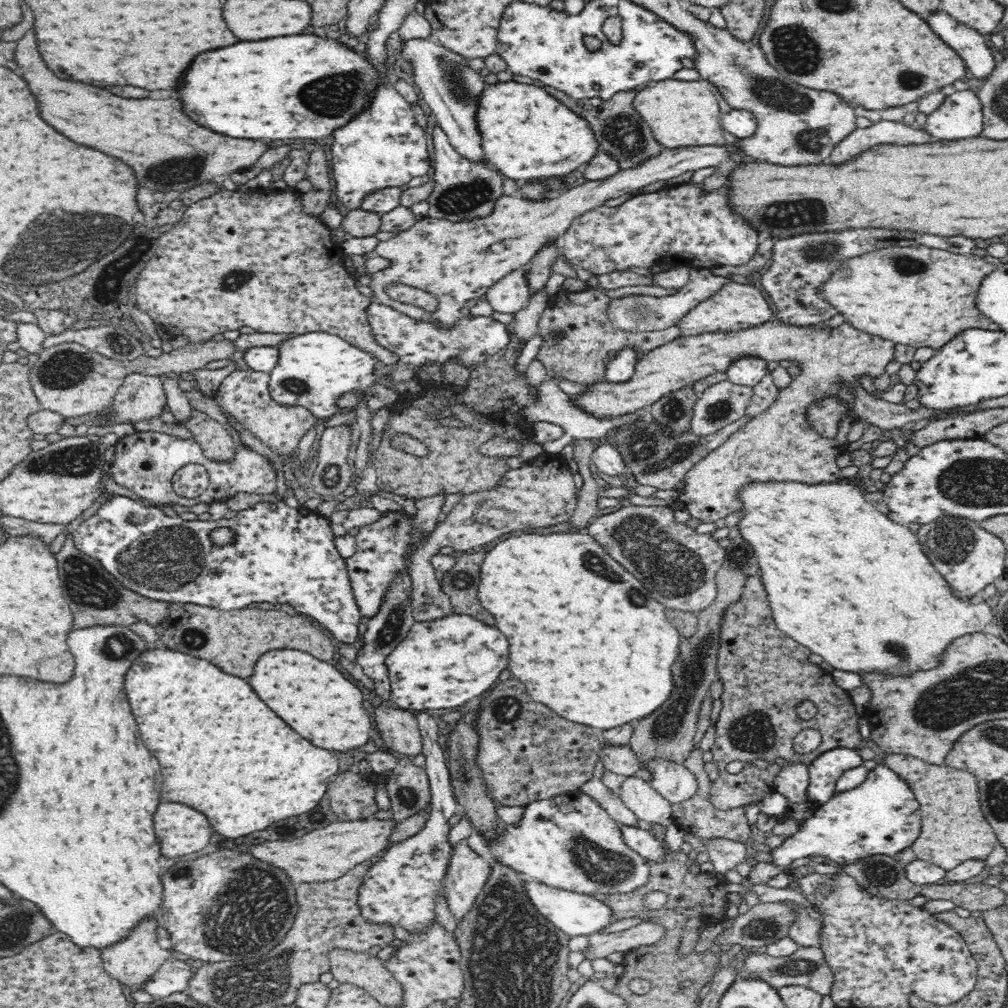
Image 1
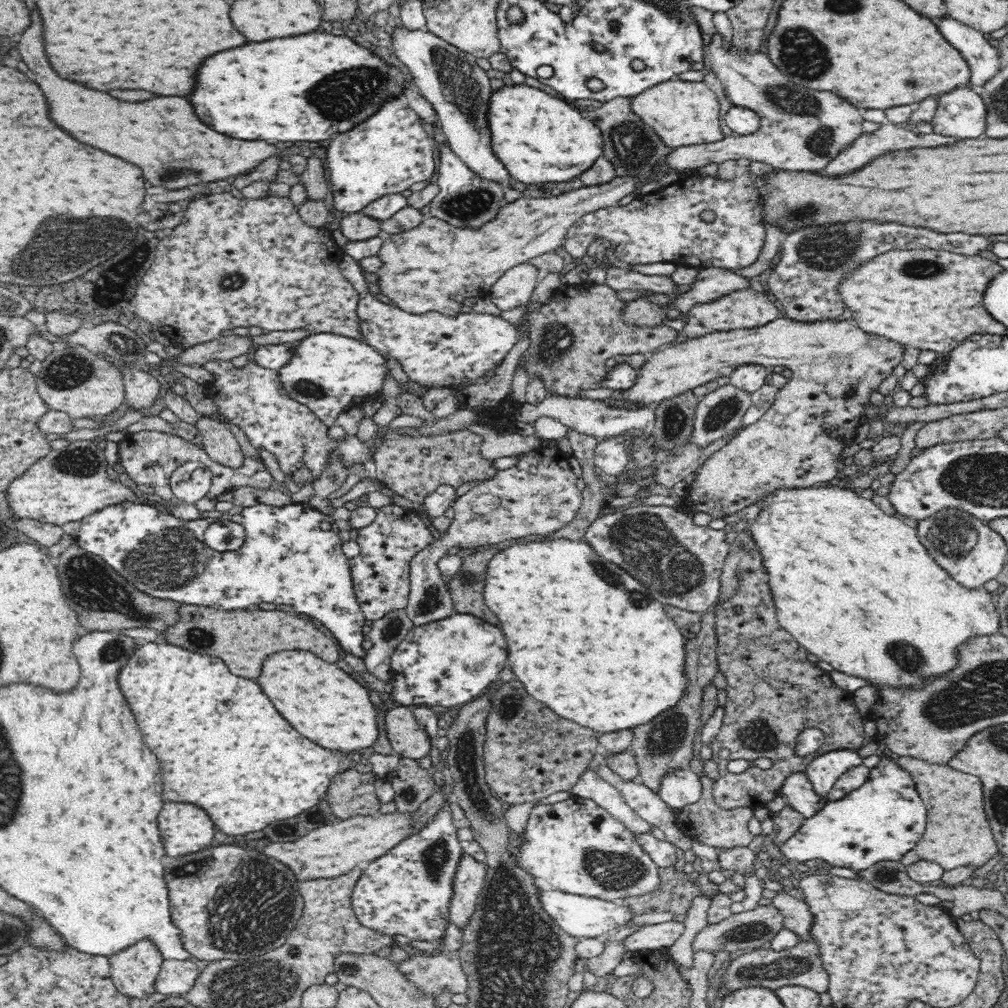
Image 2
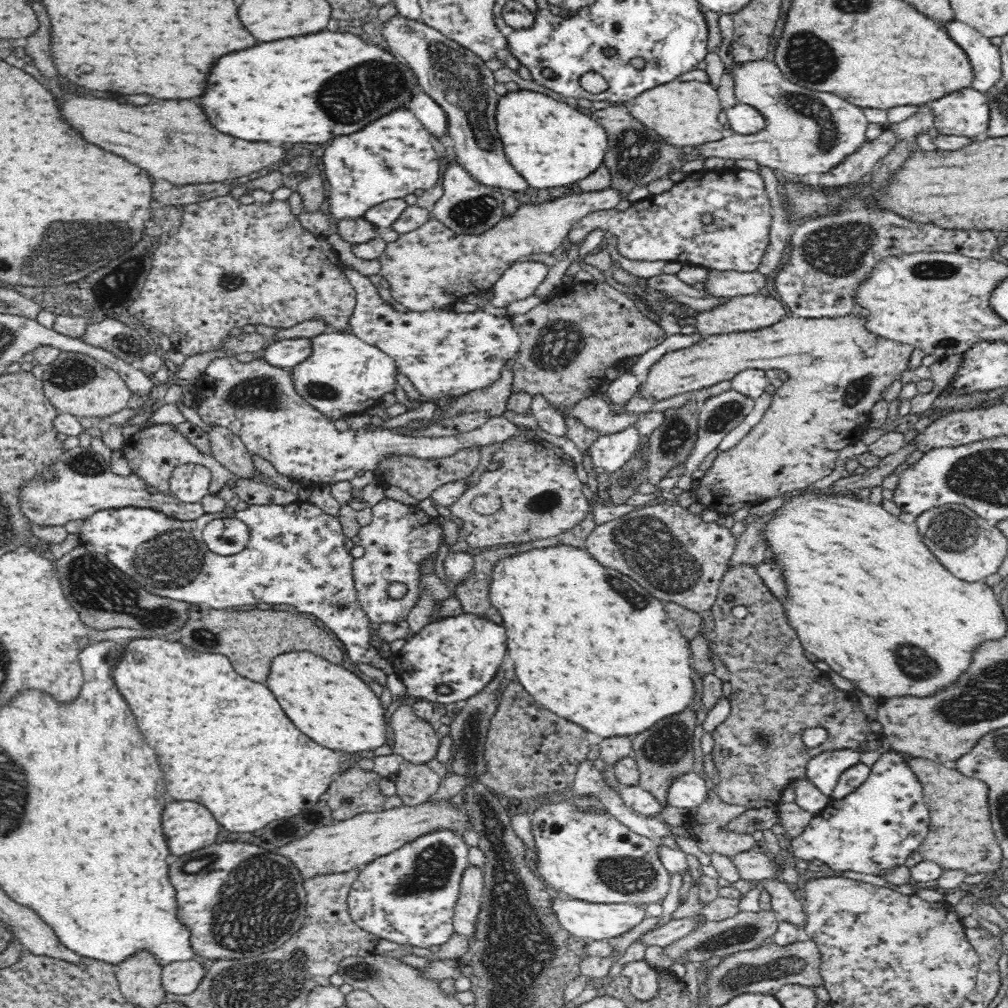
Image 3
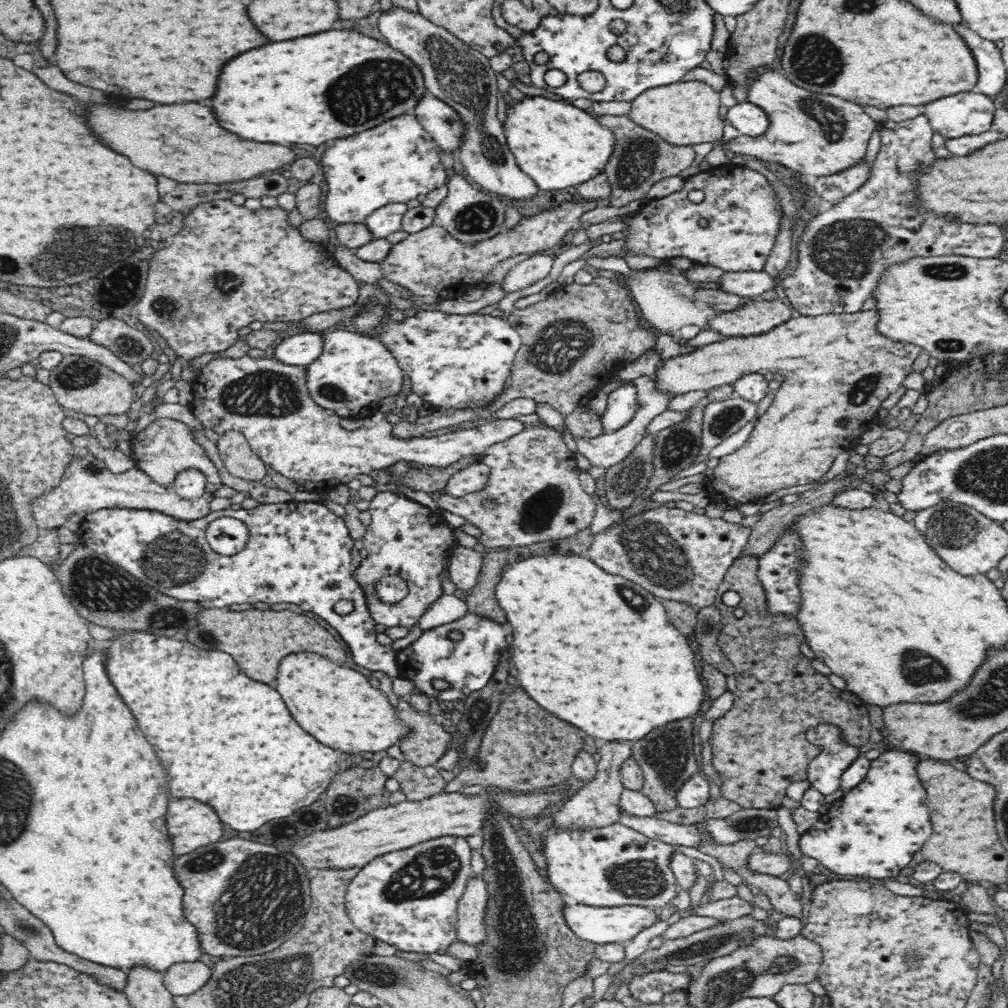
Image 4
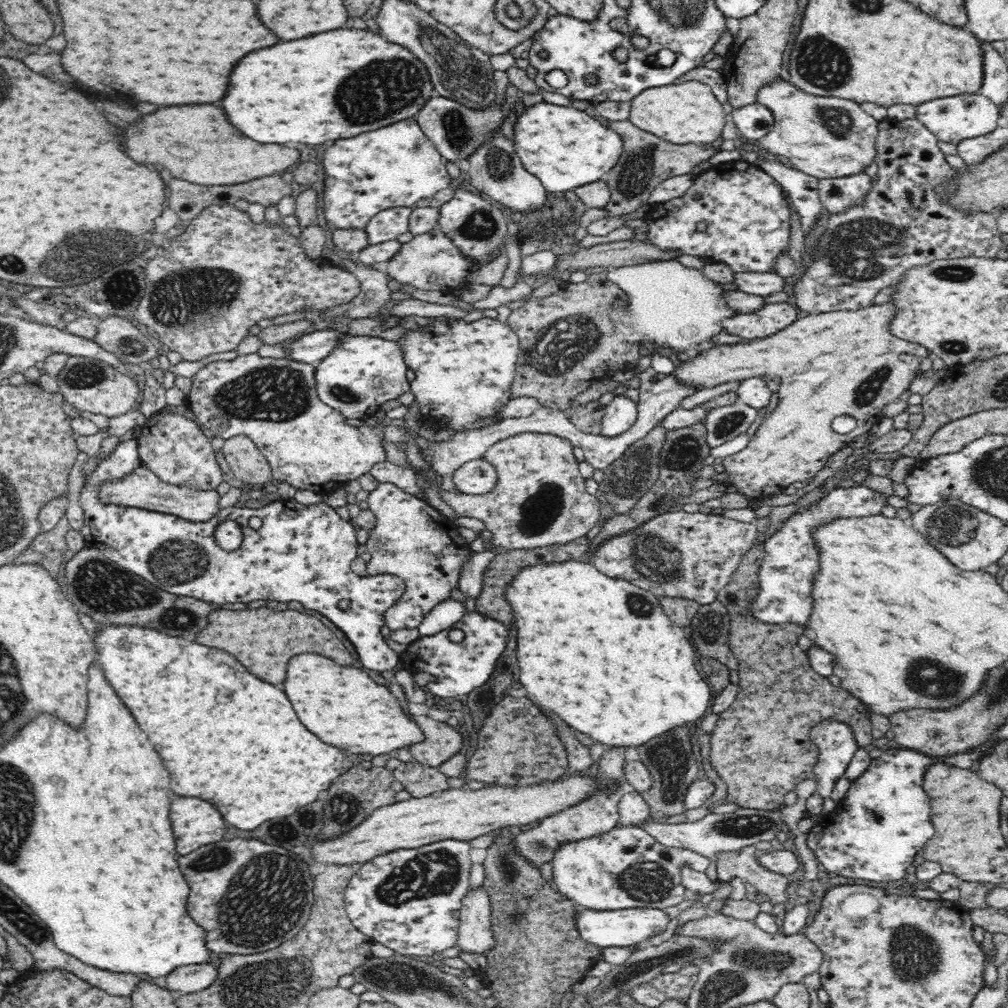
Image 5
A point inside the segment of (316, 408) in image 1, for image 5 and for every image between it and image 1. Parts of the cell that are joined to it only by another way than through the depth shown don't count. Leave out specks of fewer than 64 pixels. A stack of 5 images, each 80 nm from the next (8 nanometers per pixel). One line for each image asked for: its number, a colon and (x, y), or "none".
2: (326, 372)
3: (343, 375)
4: (353, 373)
5: (360, 374)

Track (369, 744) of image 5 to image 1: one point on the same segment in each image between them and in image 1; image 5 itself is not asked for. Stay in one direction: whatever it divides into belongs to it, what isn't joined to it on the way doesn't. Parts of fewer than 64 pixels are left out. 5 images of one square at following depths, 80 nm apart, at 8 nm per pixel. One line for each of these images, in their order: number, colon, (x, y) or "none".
1: (312, 696)
2: (323, 703)
3: (335, 708)
4: (336, 705)

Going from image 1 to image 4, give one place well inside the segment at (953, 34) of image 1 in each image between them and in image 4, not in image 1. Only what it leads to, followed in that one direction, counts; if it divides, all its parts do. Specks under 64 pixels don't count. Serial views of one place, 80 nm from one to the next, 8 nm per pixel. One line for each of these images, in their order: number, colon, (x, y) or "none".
2: (983, 59)
3: (985, 57)
4: (992, 75)

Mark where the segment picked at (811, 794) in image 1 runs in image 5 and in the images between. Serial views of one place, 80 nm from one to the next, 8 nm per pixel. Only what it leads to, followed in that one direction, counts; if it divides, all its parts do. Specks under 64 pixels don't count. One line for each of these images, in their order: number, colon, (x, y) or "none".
2: (824, 771)
3: (824, 771)
4: (824, 773)
5: (836, 742)

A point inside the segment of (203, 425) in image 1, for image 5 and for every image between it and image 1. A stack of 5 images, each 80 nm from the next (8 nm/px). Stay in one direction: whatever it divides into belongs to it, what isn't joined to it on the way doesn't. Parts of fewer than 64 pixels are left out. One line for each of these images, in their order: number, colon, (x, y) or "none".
2: (221, 446)
3: (227, 448)
4: (241, 461)
5: (248, 464)

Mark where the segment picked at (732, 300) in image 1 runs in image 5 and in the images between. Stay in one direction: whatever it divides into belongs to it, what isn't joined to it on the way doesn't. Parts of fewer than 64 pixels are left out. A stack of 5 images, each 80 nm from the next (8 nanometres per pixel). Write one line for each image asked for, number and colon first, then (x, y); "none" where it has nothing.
2: (745, 308)
3: (750, 312)
4: (755, 316)
5: (772, 317)

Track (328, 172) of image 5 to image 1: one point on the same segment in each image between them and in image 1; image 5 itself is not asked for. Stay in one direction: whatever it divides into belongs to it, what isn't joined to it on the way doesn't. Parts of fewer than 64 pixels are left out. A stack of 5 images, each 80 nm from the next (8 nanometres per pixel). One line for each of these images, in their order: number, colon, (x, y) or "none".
1: (383, 146)
2: (388, 152)
3: (388, 159)
4: (395, 162)

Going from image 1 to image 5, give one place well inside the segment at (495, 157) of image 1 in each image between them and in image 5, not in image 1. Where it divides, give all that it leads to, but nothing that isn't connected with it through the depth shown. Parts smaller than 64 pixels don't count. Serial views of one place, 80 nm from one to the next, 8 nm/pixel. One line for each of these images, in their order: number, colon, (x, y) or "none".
2: (540, 139)
3: (550, 143)
4: (556, 144)
5: (564, 147)

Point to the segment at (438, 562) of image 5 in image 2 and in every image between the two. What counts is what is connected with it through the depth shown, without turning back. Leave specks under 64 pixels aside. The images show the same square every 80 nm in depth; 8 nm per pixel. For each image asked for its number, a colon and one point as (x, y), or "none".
2: (380, 573)
3: (399, 537)
4: (405, 538)

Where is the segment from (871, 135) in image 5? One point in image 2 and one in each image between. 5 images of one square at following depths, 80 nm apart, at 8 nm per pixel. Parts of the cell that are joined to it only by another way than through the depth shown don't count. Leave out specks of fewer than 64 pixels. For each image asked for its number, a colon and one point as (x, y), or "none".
2: (801, 129)
3: (805, 131)
4: (816, 135)

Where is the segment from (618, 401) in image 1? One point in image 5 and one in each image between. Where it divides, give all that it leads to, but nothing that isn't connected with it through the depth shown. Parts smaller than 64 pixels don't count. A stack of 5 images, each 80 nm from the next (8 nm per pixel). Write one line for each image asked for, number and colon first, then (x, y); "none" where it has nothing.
2: (791, 446)
3: (837, 370)
4: (837, 368)
5: (844, 363)

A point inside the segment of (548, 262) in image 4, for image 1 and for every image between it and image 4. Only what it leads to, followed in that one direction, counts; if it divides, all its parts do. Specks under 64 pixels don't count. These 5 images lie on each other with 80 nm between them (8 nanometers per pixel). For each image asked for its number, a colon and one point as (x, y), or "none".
1: (510, 294)
2: (514, 289)
3: (519, 281)

